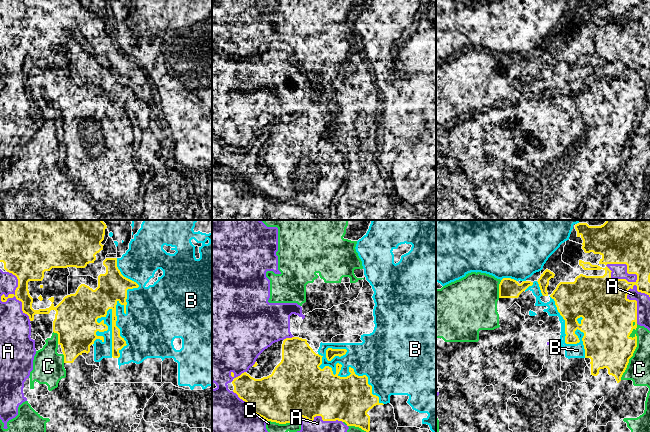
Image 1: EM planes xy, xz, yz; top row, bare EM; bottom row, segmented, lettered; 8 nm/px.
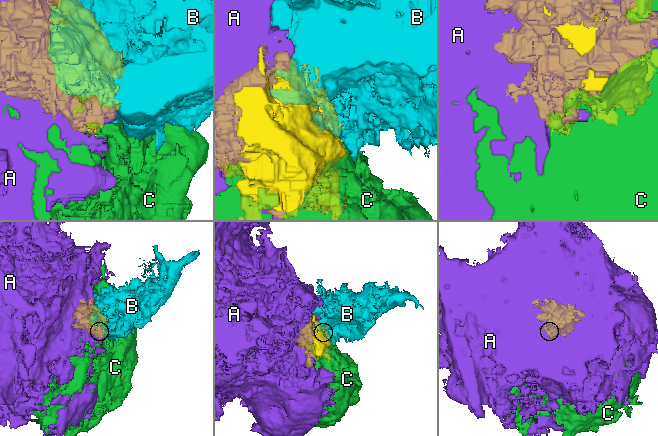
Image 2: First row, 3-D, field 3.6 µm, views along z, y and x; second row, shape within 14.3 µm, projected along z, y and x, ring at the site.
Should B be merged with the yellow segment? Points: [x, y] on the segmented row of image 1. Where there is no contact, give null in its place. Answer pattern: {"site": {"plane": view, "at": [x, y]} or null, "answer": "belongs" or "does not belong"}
{"site": {"plane": "xy", "at": [123, 304]}, "answer": "does not belong"}

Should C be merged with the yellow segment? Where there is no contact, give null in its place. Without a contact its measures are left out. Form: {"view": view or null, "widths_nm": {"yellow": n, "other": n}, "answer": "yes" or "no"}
{"view": "yz", "widths_nm": {"yellow": 380, "other": 190}, "answer": "yes"}

